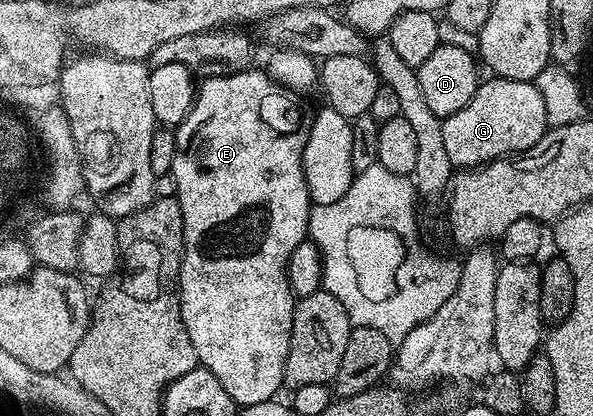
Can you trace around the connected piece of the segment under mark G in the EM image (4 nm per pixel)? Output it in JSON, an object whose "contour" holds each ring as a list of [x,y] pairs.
{"contour":[[[496,76],[490,79],[478,85],[475,96],[459,112],[441,119],[443,145],[454,167],[483,166],[496,158],[528,152],[536,147],[549,126],[543,96],[536,84]]]}

